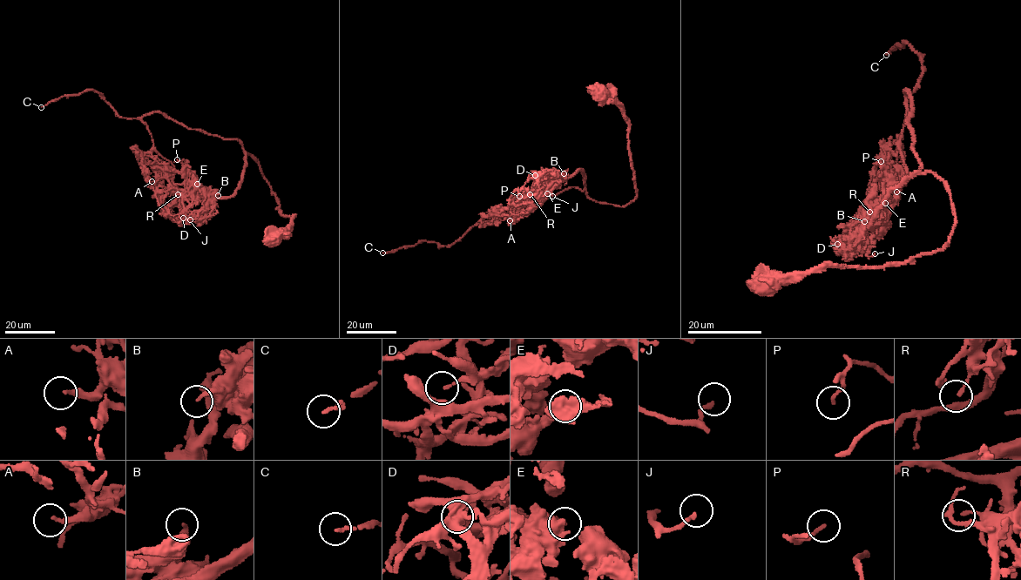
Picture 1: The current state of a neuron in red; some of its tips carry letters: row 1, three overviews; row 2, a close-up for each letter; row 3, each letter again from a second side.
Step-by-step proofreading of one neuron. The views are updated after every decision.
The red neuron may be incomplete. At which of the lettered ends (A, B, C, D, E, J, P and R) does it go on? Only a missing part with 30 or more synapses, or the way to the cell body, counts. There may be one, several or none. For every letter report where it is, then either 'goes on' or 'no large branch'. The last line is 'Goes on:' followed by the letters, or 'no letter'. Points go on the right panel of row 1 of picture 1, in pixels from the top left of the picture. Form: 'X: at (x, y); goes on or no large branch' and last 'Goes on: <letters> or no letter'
A: at (896, 192); goes on
B: at (864, 221); no large branch
C: at (886, 55); goes on
D: at (837, 244); no large branch
E: at (885, 203); no large branch
J: at (875, 253); no large branch
P: at (881, 161); no large branch
R: at (869, 212); no large branch
Goes on: A, C

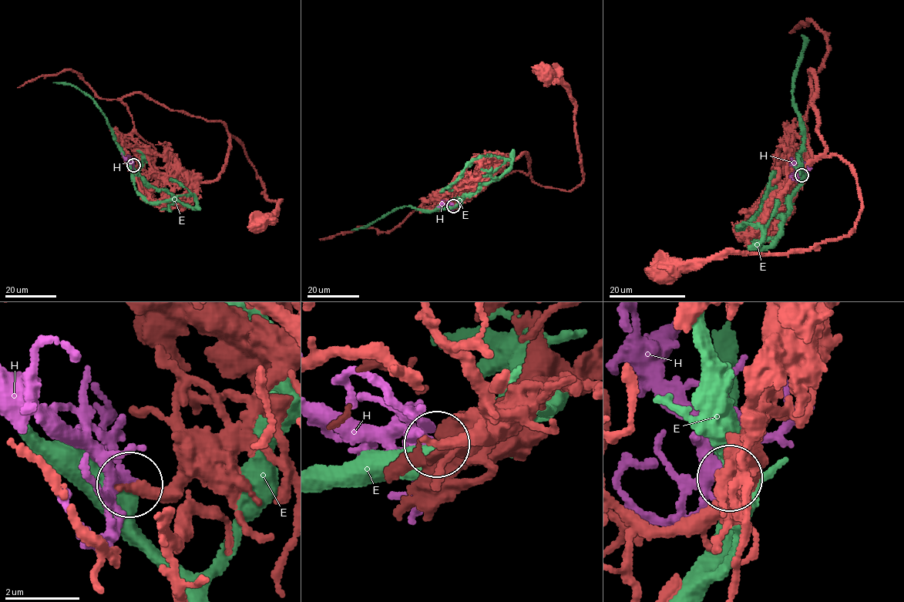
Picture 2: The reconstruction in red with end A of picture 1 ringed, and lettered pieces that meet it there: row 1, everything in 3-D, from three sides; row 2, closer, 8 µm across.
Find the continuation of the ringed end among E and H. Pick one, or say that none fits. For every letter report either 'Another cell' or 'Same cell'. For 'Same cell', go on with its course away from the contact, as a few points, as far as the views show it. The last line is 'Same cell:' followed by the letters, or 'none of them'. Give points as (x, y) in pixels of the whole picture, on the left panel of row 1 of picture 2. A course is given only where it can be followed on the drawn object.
E: Another cell
H: Same cell. Its course: (133, 165), (121, 151)
Same cell: H

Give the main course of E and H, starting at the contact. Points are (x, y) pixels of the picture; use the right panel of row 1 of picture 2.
E: (803, 176), (777, 238), (761, 248), (762, 230), (744, 222), (737, 226), (754, 220), (774, 170)
H: (801, 176), (794, 163), (799, 152)

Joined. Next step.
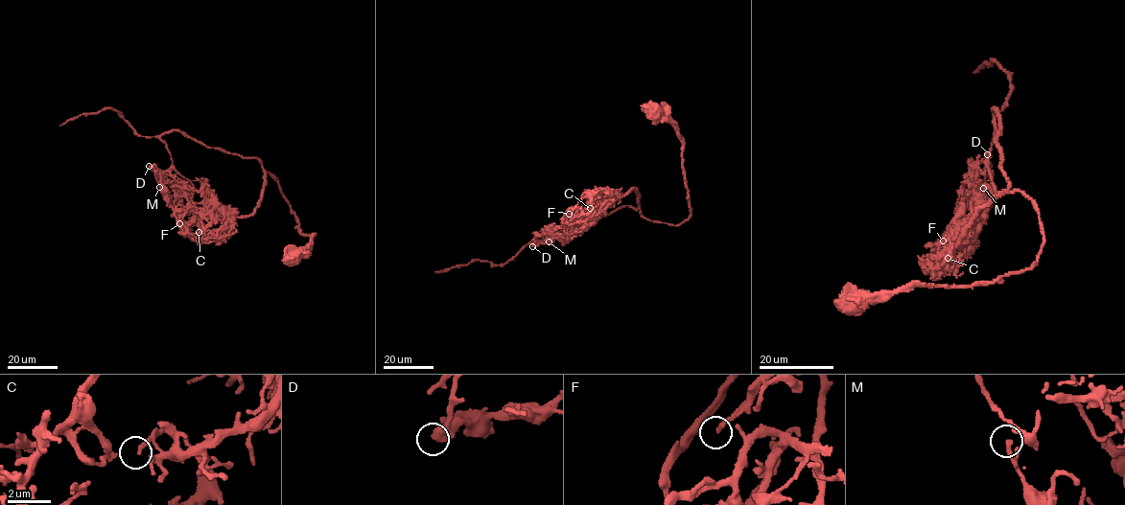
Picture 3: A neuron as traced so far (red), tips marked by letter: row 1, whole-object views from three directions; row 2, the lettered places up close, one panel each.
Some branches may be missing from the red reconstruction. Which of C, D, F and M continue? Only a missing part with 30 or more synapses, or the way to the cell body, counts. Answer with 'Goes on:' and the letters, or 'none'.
Goes on: none

